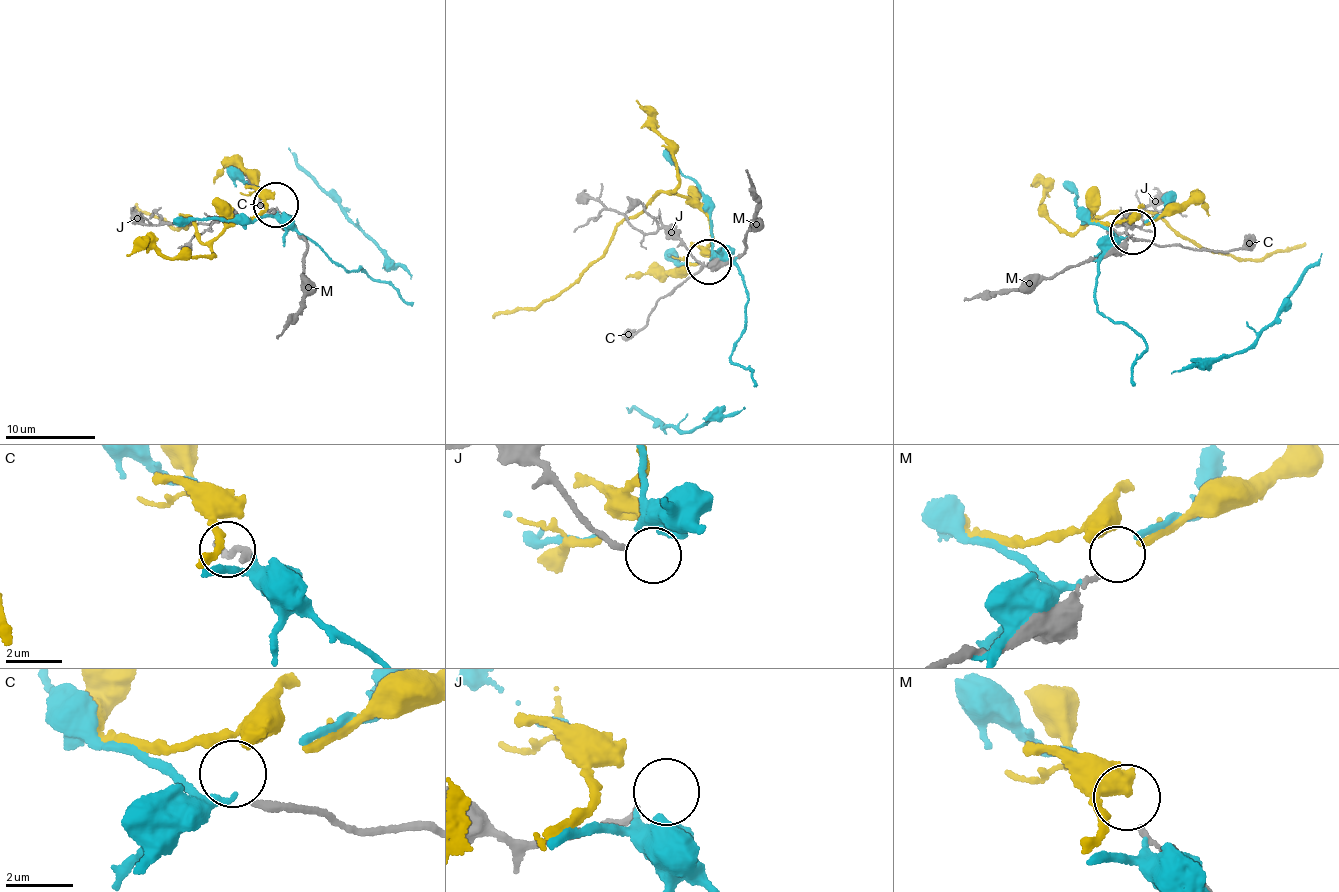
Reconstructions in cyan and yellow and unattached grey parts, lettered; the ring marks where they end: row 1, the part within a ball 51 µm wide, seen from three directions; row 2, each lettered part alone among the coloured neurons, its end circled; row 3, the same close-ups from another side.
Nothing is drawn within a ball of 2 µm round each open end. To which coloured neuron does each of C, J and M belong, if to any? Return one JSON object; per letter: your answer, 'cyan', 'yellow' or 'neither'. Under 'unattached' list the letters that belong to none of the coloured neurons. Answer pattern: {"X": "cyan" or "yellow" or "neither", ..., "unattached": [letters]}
{"C": "neither", "J": "neither", "M": "yellow", "unattached": ["C", "J"]}

